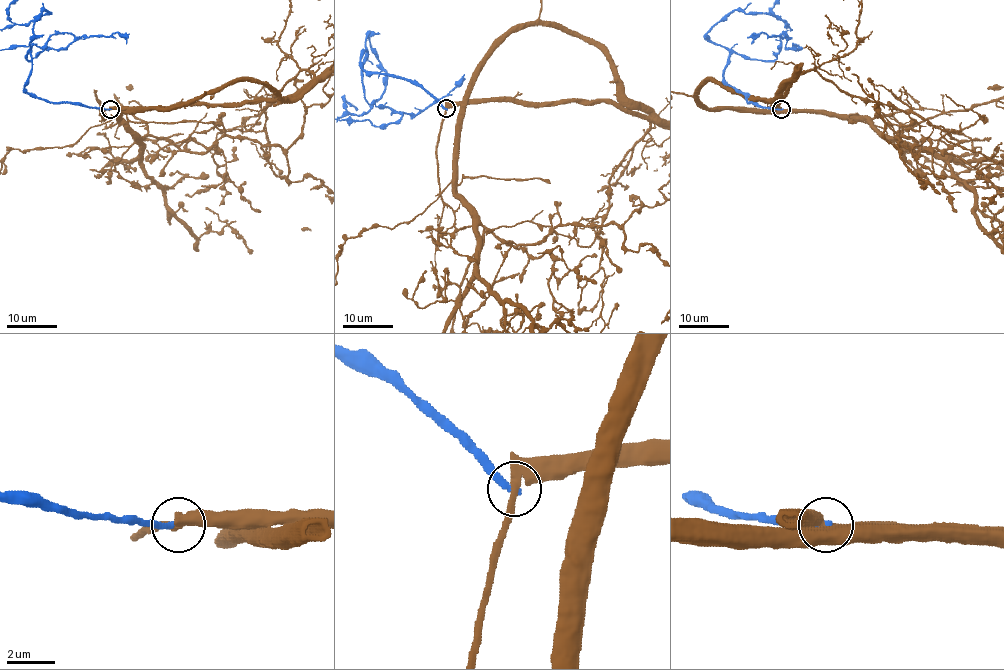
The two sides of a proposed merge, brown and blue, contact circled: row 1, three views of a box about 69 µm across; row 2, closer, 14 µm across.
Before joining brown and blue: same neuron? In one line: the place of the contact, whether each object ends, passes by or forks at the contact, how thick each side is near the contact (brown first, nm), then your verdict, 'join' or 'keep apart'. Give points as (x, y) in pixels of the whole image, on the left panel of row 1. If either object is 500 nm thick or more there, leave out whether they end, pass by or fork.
at (110, 109); brown passes by; blue ends there; 380 nm thick on the brown side, 280 nm on the other; keep apart

